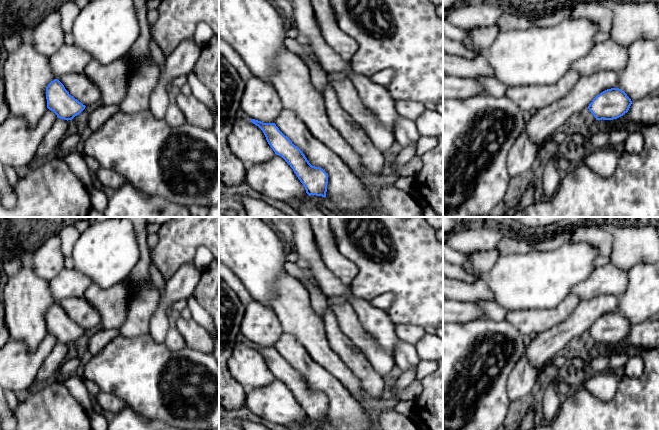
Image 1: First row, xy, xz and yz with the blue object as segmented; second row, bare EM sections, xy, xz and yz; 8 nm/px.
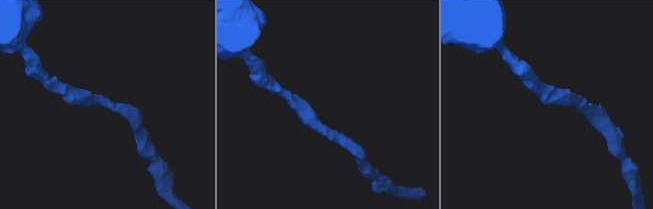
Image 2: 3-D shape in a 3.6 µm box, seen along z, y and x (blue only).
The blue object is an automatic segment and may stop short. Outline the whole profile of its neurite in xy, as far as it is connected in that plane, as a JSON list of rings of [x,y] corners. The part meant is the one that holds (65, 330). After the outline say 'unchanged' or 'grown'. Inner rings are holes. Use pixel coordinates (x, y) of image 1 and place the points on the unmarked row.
[[[54,303],[46,311],[46,323],[47,332],[58,342],[67,345],[79,339],[86,331],[71,320],[58,303]]] | unchanged

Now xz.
[[[250,343],[264,357],[266,364],[276,379],[281,380],[293,393],[305,411],[306,417],[326,421],[328,398],[320,391],[312,390],[303,376],[285,360],[275,347],[263,347]]] | unchanged

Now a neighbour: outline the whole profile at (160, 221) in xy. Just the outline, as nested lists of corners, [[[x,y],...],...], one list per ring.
[[[144,217],[149,224],[163,225],[164,223],[172,220],[174,217]]]

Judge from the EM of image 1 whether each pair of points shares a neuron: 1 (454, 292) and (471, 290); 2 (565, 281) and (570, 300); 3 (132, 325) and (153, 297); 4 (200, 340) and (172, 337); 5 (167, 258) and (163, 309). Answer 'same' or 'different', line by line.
1: same
2: different
3: same
4: different
5: different

